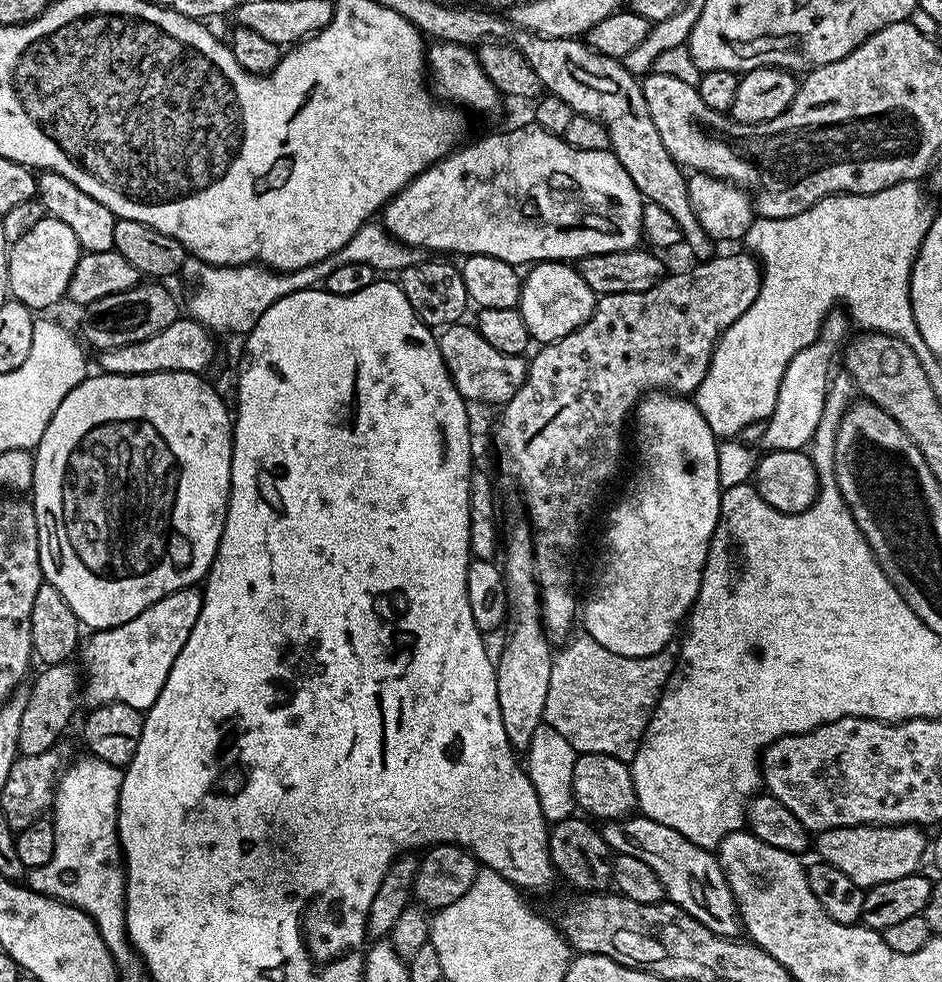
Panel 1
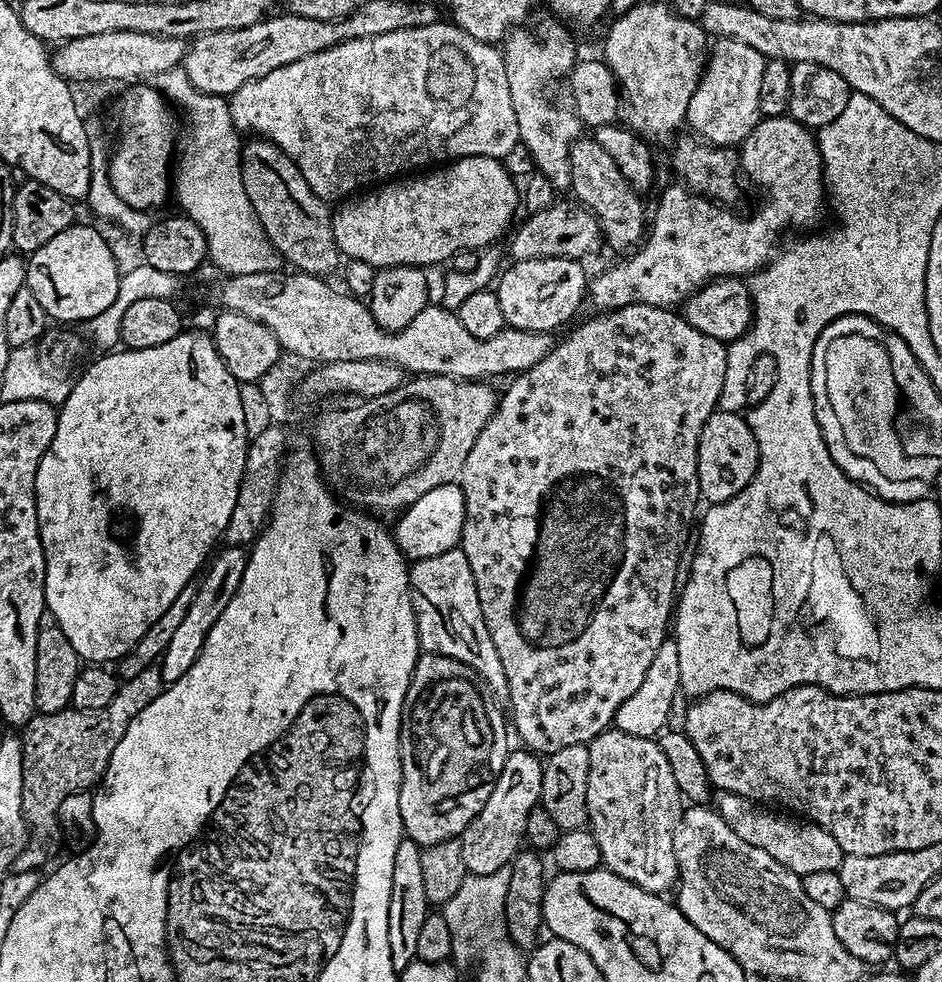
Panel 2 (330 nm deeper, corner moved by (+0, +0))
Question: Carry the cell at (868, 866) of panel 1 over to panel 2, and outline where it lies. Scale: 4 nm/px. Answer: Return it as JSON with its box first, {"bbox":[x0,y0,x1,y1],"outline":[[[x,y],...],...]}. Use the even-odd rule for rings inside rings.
{"bbox":[714,792,844,878],"outline":[[[720,792],[715,797],[714,807],[726,822],[726,826],[730,826],[730,830],[734,830],[734,834],[738,834],[742,842],[750,842],[750,846],[758,846],[758,850],[766,850],[766,854],[770,854],[774,862],[786,866],[801,878],[806,874],[815,874],[818,870],[835,872],[844,861],[844,851],[838,846],[838,842],[834,842],[834,838],[826,834],[826,830],[822,830],[807,819],[773,810],[733,792]]]}

